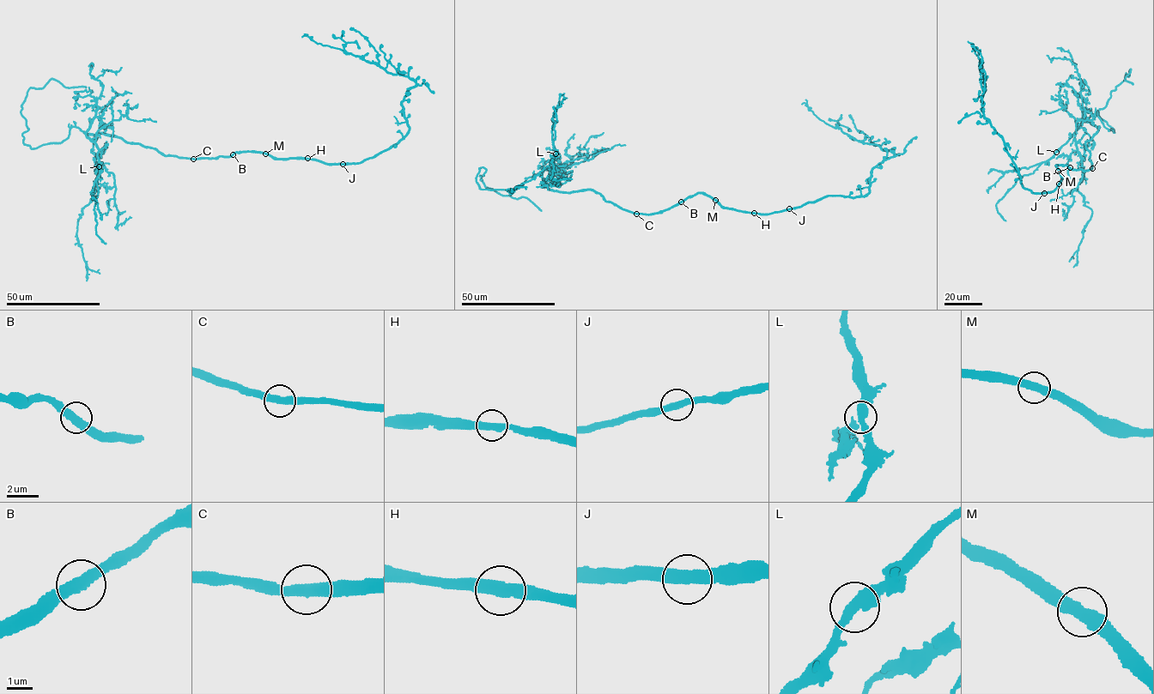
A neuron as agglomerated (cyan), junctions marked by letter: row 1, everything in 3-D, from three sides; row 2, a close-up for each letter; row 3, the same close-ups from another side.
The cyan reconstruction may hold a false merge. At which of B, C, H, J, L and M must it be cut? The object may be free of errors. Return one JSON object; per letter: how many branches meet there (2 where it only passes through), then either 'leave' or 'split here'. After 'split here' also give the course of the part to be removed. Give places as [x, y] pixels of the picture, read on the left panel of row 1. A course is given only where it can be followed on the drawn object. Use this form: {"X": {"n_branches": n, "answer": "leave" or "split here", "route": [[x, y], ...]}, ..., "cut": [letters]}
{"B": {"n_branches": 2, "answer": "leave"}, "C": {"n_branches": 2, "answer": "leave"}, "H": {"n_branches": 2, "answer": "leave"}, "J": {"n_branches": 2, "answer": "leave"}, "L": {"n_branches": 2, "answer": "leave"}, "M": {"n_branches": 2, "answer": "leave"}, "cut": []}

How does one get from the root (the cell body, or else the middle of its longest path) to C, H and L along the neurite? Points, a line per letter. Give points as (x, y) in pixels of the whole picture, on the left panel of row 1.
C: (237, 152), (228, 156), (193, 159)
H: (237, 152), (262, 152), (276, 159), (307, 159)
L: (237, 152), (212, 159), (180, 158), (120, 138), (86, 132), (99, 150), (99, 166)

